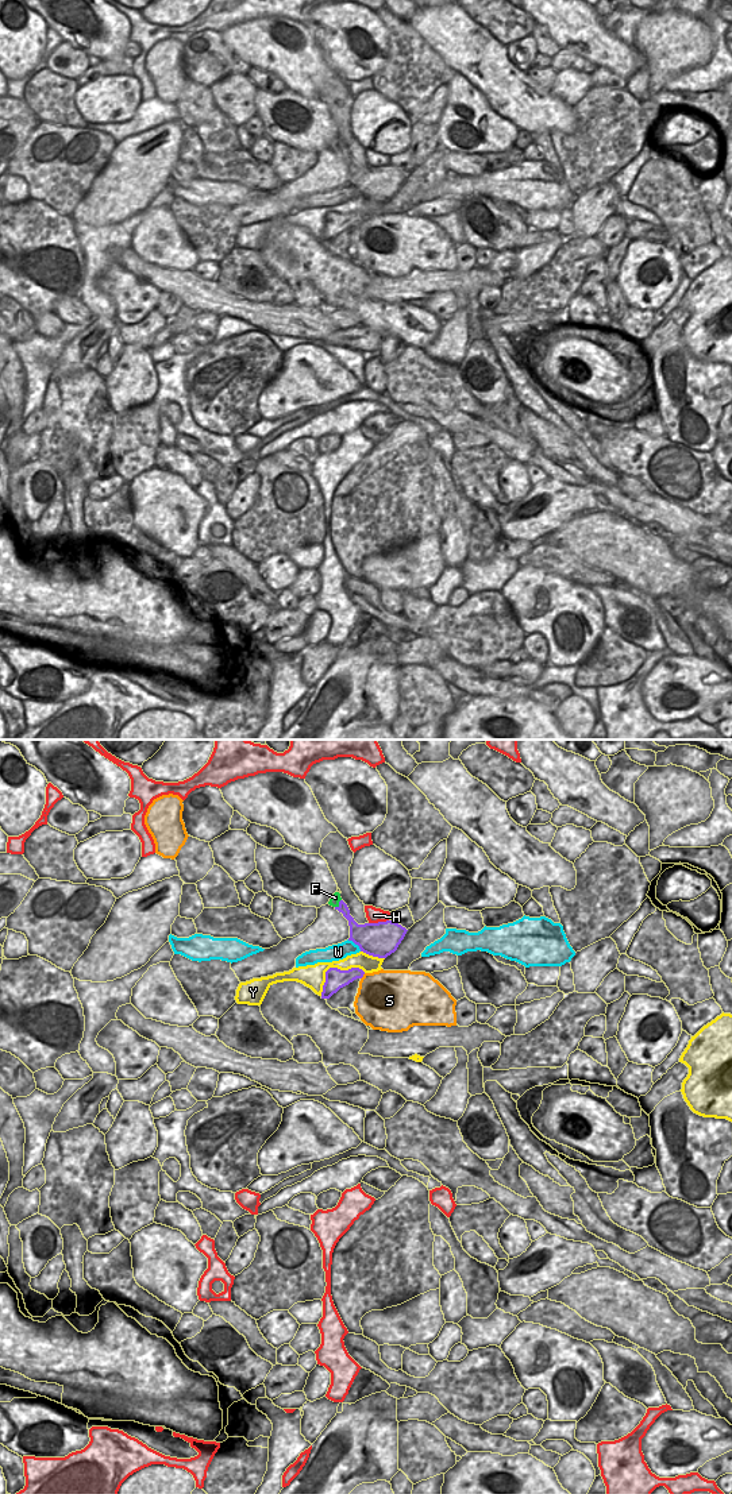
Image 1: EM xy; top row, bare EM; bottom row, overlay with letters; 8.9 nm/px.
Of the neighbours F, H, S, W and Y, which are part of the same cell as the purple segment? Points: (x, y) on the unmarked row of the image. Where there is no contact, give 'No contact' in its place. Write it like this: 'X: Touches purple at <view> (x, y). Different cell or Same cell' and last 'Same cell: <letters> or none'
F: Touches purple at xy (339, 147). Same cell
H: Touches purple at xy (378, 166). Different cell
S: Touches purple at xy (362, 220). Different cell
W: Touches purple at xy (355, 188). Different cell
Y: Touches purple at xy (334, 212). Different cell
Same cell: F.

